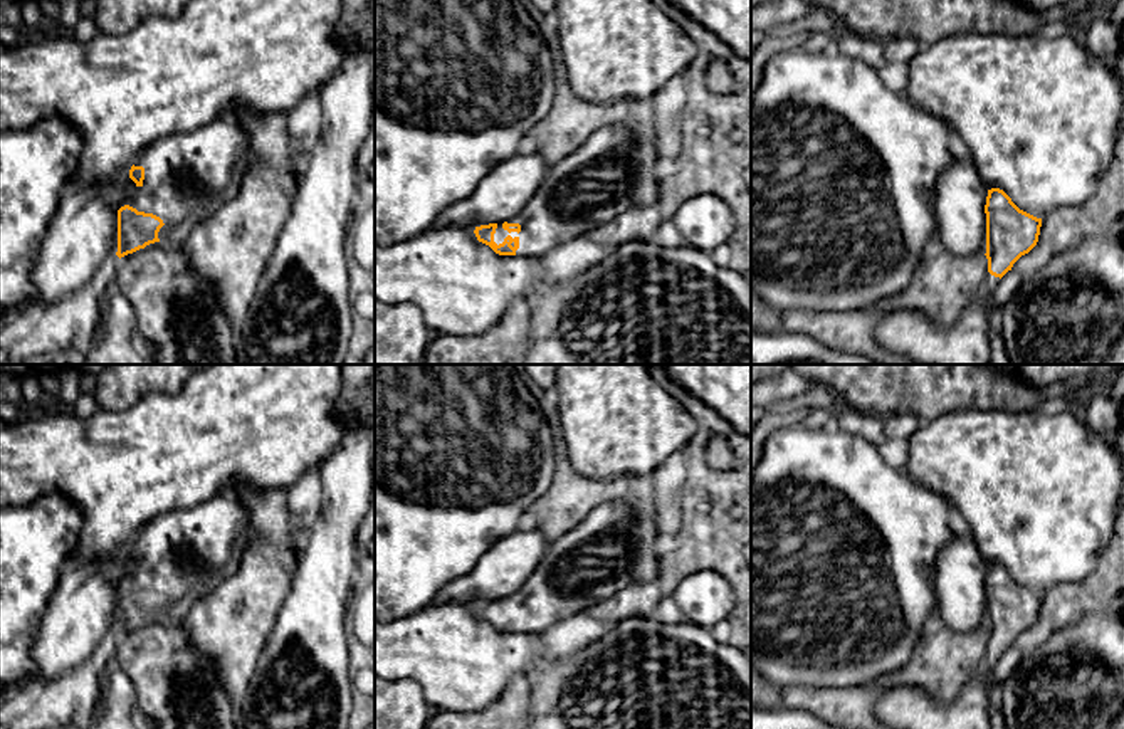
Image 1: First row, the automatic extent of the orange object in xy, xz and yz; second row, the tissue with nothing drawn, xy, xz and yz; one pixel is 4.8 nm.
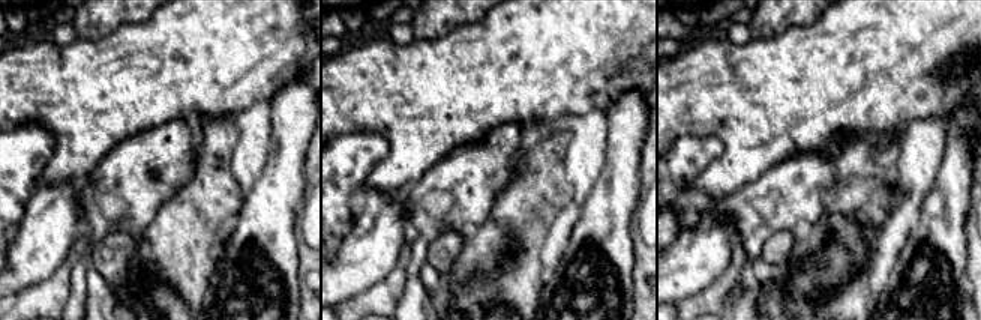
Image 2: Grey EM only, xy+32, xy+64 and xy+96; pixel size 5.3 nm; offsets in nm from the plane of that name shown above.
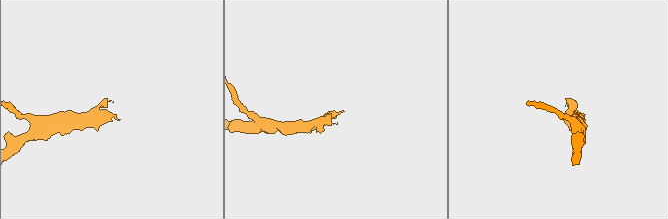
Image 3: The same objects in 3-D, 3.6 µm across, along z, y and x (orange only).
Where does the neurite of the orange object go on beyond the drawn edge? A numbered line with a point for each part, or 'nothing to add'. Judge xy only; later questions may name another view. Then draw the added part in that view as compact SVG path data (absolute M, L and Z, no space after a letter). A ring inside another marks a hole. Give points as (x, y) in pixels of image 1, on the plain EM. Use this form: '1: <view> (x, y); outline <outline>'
1: xy (189, 551); outline M218 492L198 506L156 516L134 543L144 544L144 556L124 581L160 593L165 601L158 615L181 623L197 600L235 574L254 536L237 492Z

